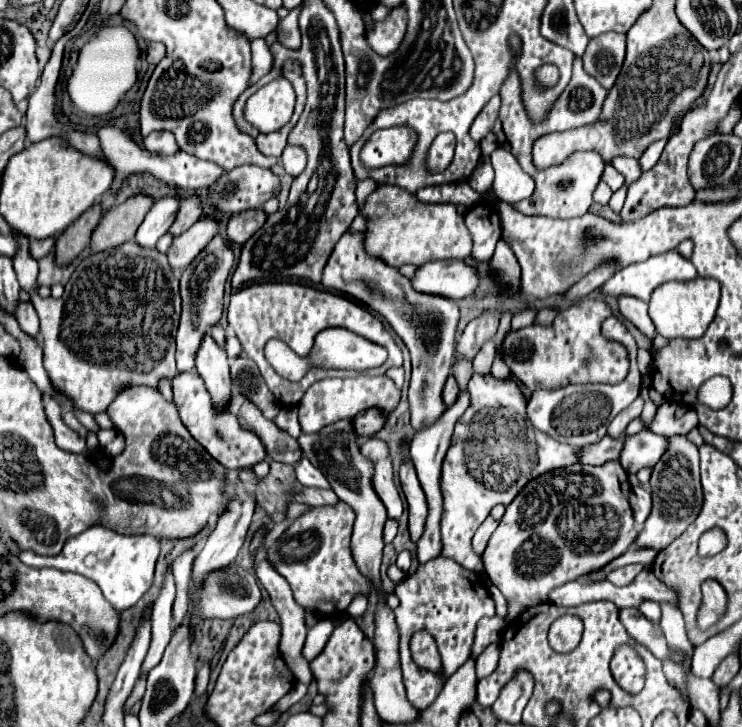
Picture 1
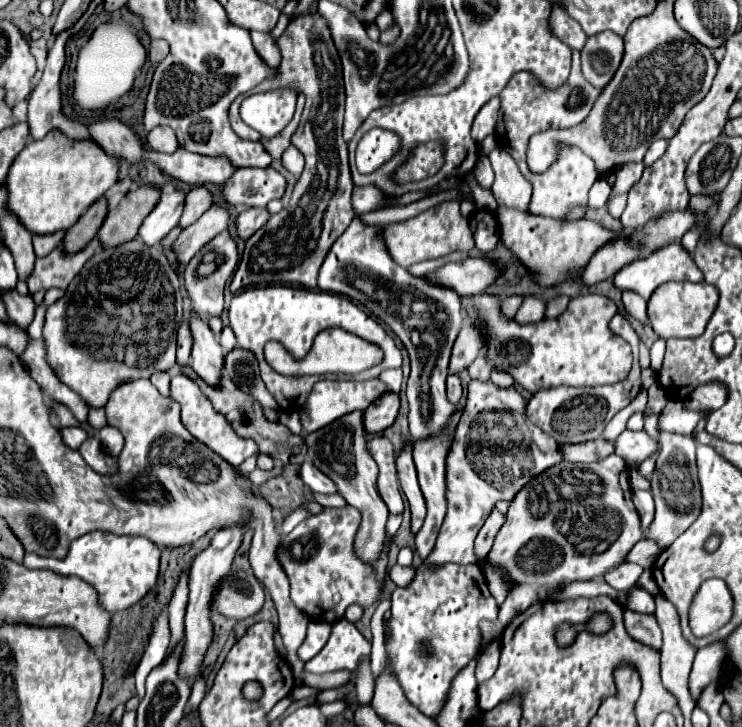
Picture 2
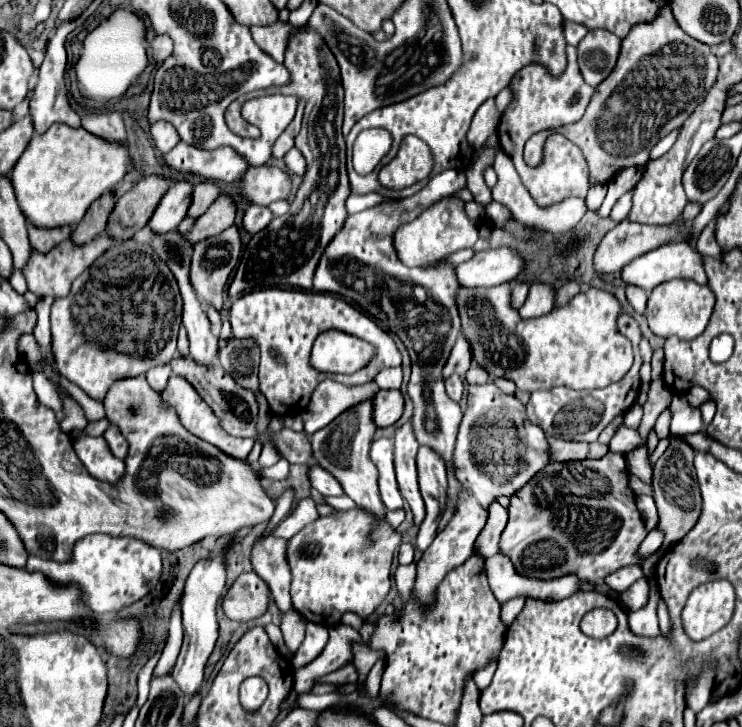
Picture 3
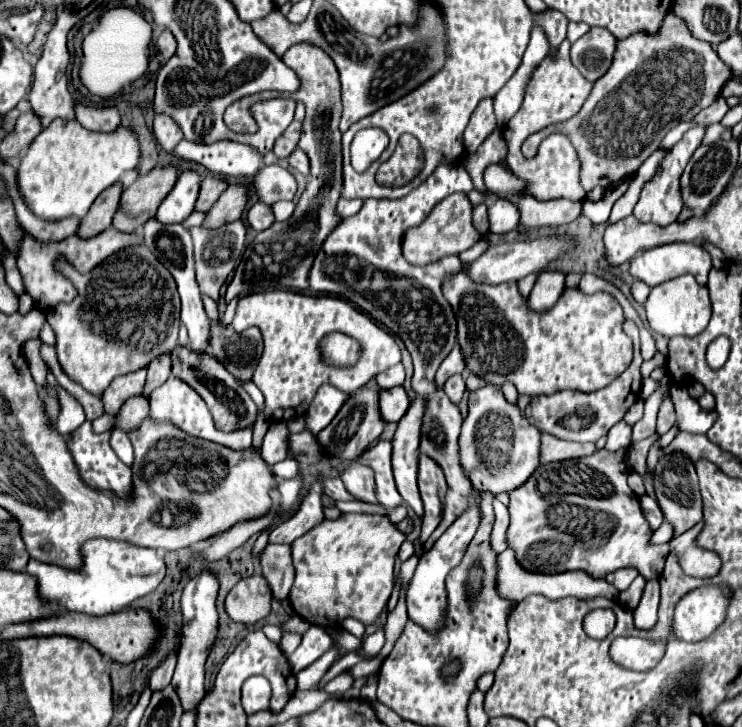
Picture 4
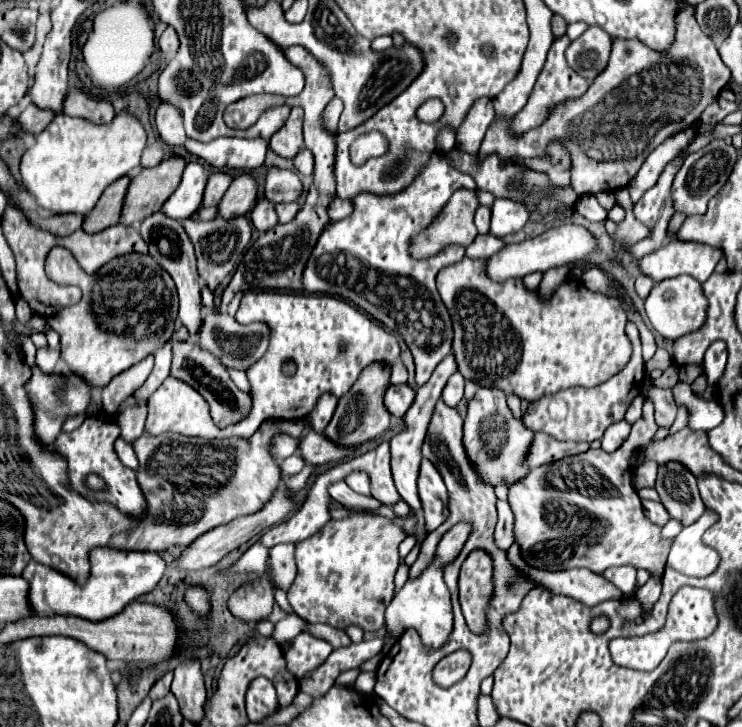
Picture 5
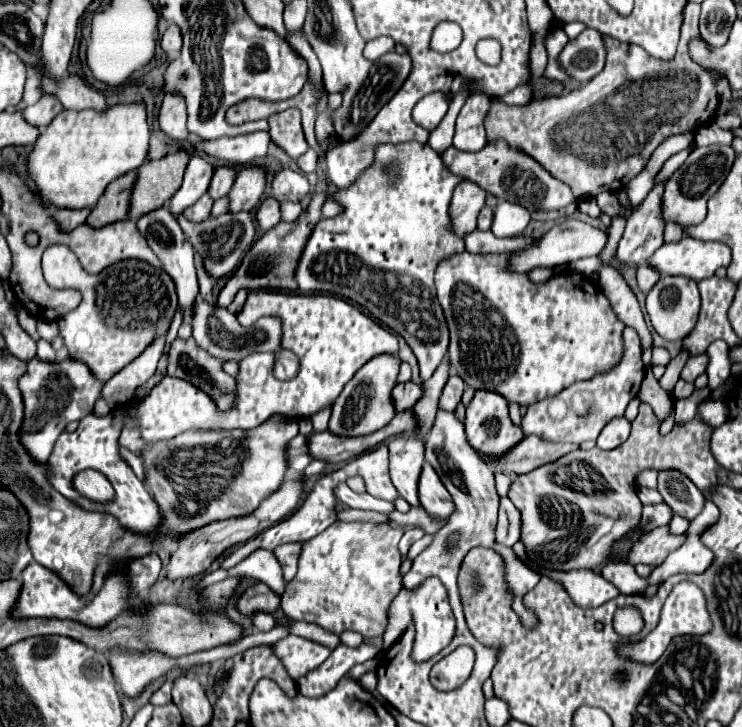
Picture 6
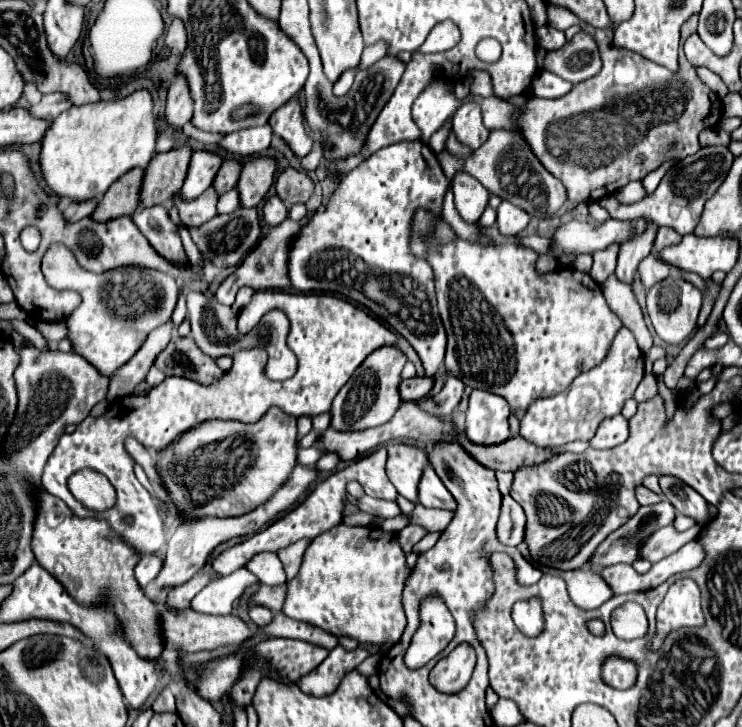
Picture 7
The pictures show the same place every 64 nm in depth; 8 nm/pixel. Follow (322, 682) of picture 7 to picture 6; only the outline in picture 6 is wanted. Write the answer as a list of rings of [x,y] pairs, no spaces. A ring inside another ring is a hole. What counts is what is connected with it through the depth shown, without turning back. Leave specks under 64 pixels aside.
[[[340,644],[332,650],[328,660],[320,664],[320,668],[316,668],[316,672],[308,672],[296,682],[298,692],[304,696],[324,696],[338,684],[342,676],[350,672],[352,666],[370,660],[374,656],[376,656],[374,646],[360,644],[358,648],[346,648],[344,644]]]

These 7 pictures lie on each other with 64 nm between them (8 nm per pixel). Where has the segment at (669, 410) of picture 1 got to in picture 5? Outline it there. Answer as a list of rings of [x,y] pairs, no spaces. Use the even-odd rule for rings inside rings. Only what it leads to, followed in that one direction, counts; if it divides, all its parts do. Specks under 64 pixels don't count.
[[[678,382],[674,388],[676,404],[684,404],[690,410],[690,428],[694,430],[712,430],[724,420],[724,408],[716,400],[704,400],[696,396],[686,382]]]

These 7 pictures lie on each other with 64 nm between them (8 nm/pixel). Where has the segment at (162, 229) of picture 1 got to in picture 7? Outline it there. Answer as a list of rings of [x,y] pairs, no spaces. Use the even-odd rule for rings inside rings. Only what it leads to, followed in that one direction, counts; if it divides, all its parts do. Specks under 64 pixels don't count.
[[[196,150],[190,160],[188,176],[184,180],[184,186],[180,190],[184,200],[192,200],[200,196],[208,186],[212,186],[212,180],[216,172],[220,170],[222,156],[214,150]]]

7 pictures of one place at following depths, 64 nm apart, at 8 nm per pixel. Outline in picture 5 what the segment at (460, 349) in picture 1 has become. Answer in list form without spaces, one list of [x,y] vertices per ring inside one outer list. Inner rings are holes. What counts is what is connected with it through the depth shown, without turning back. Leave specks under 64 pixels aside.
[[[448,354],[434,370],[432,378],[428,380],[428,384],[420,386],[416,390],[416,400],[414,404],[410,406],[410,410],[406,412],[404,416],[404,428],[402,432],[398,432],[392,440],[390,440],[390,452],[392,452],[392,476],[394,476],[394,484],[398,488],[398,494],[402,496],[404,502],[408,502],[408,506],[414,510],[414,512],[420,512],[420,498],[418,498],[418,490],[416,490],[416,480],[418,480],[418,470],[420,470],[420,460],[422,460],[422,454],[420,454],[420,448],[422,448],[422,442],[424,442],[424,436],[426,436],[426,430],[428,430],[428,420],[432,418],[432,408],[436,406],[440,394],[442,394],[442,388],[446,384],[446,380],[456,372],[456,360],[452,354]]]

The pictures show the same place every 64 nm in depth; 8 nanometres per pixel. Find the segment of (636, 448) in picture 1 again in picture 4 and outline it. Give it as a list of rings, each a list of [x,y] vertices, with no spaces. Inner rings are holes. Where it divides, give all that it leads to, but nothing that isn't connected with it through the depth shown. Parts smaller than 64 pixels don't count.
[[[622,420],[620,424],[614,424],[614,426],[610,428],[610,432],[608,432],[606,450],[614,452],[614,450],[618,450],[618,448],[628,448],[630,442],[632,442],[630,434],[632,434],[632,430],[630,430],[630,426],[628,426],[624,420]]]

